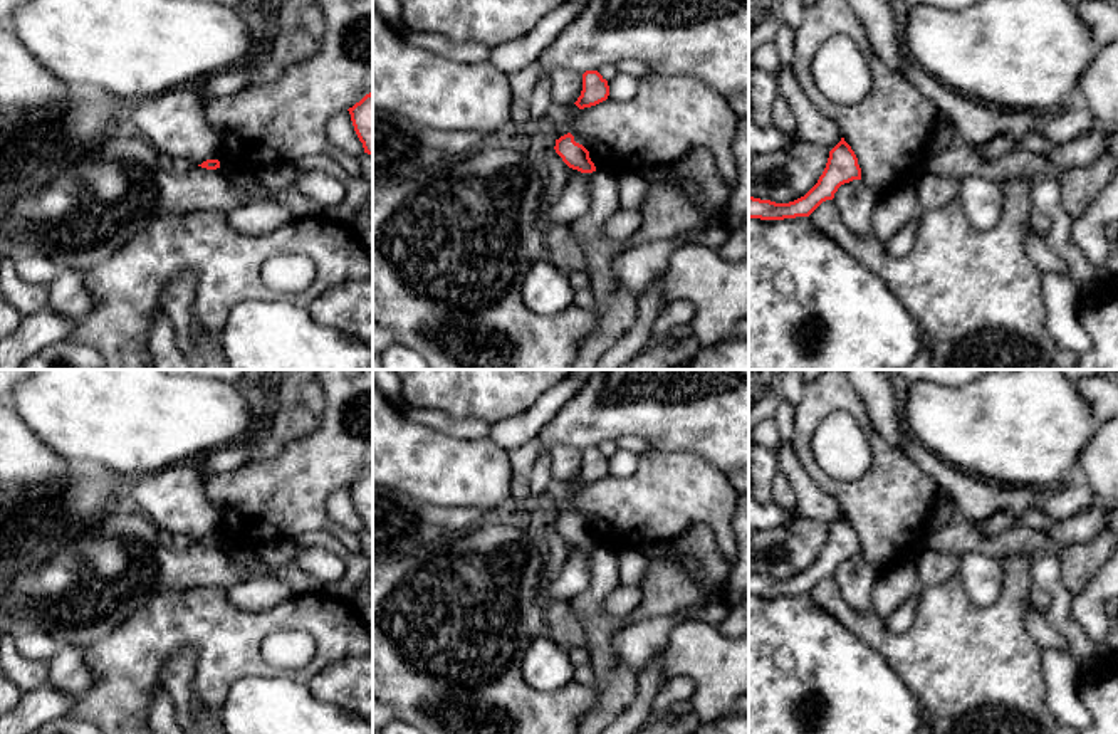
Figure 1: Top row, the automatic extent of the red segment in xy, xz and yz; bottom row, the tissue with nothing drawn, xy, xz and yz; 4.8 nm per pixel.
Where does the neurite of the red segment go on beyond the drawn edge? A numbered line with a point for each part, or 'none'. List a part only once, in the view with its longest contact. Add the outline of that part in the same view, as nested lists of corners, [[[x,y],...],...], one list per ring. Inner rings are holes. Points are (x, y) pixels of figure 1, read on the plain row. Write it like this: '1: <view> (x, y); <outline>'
none

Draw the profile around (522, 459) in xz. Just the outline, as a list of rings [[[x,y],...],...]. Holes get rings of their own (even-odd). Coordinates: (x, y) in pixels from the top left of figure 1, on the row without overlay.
[[[532,438],[525,445],[509,452],[509,462],[512,469],[510,479],[510,497],[512,499],[527,499],[529,495],[529,479],[534,469],[534,464],[539,457],[539,442]]]

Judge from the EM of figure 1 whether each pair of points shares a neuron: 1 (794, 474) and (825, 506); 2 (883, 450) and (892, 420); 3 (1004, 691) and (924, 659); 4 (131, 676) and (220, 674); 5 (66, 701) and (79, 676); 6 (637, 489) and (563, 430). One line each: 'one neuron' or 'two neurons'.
1: one neuron
2: two neurons
3: one neuron
4: one neuron
5: two neurons
6: two neurons

